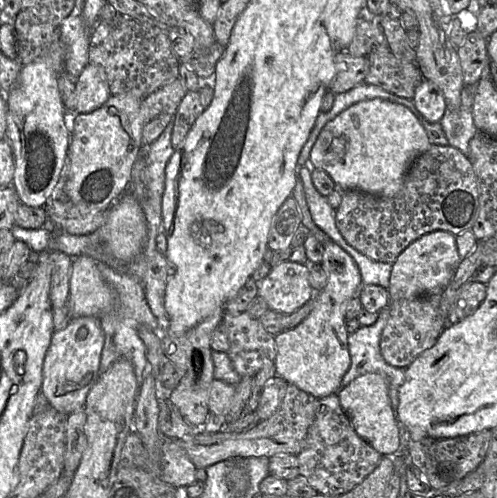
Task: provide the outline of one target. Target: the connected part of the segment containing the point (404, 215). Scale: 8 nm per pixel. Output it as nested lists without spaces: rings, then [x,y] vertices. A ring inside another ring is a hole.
[[[432,145],[422,153],[411,165],[408,170],[403,187],[401,191],[392,198],[378,197],[371,194],[361,192],[359,190],[345,190],[342,191],[342,200],[339,207],[336,209],[336,226],[340,231],[341,235],[356,250],[358,250],[363,255],[366,255],[372,260],[384,263],[393,264],[400,253],[406,249],[413,241],[417,240],[421,236],[436,231],[442,230],[452,233],[453,235],[459,235],[460,233],[469,230],[473,227],[479,210],[479,191],[478,191],[478,180],[475,172],[473,170],[472,164],[469,159],[457,148],[450,145]]]

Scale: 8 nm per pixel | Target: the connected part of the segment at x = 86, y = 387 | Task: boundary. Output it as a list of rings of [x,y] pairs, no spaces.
[[[91,316],[73,317],[65,328],[53,333],[44,358],[40,389],[49,406],[66,416],[84,408],[87,395],[100,376],[104,340],[99,318]]]

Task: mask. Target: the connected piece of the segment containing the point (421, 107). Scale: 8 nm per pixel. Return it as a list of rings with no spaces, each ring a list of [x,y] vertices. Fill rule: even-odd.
[[[426,79],[416,87],[412,102],[422,117],[430,123],[440,123],[447,109],[442,91]]]

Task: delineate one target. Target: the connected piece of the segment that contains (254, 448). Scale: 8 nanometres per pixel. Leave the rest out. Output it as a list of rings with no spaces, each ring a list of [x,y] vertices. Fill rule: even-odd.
[[[288,383],[284,398],[276,412],[254,428],[241,433],[205,432],[197,429],[189,439],[175,440],[197,468],[207,468],[218,462],[250,457],[272,457],[277,454],[298,455],[306,446],[306,437],[318,408],[318,398]]]

